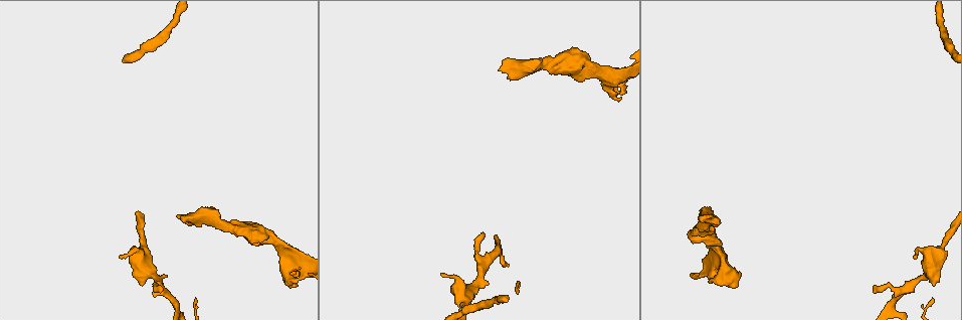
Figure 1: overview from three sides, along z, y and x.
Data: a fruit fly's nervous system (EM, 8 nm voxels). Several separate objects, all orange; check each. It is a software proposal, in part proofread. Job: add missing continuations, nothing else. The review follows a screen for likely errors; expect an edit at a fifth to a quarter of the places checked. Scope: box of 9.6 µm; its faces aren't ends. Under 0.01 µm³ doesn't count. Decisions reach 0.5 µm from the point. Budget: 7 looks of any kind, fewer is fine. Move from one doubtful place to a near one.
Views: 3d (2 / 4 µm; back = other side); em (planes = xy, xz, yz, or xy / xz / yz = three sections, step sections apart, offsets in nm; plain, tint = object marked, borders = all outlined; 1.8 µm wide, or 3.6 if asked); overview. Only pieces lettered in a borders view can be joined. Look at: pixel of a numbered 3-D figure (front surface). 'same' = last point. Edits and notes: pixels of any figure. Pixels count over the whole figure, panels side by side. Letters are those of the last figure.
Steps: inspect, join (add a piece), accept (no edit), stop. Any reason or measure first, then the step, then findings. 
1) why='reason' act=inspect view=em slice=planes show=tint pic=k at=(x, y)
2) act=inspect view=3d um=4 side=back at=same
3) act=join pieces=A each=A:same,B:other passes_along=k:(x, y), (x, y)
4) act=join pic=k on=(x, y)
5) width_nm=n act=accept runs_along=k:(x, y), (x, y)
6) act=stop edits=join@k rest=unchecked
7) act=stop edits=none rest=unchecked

why='an open end' act=inspect view=3d um=2 side=back pic=1 at=(934, 285)

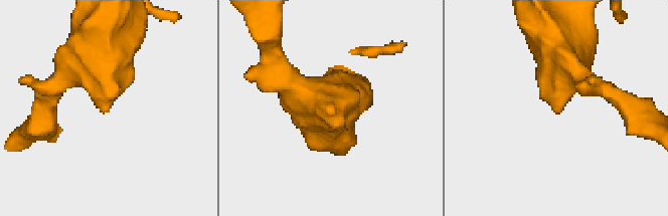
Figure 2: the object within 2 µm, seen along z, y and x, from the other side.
act=inspect view=em slice=planes show=borders pic=2 at=(559, 111)

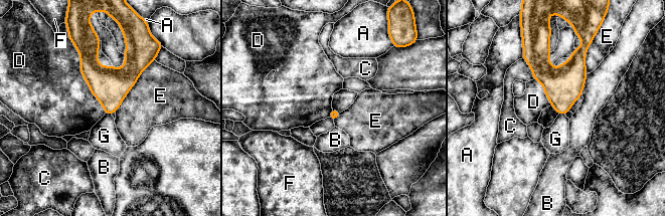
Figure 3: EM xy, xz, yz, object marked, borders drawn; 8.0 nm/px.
act=accept each=A:other,B:other,C:other,D:other,E:other,F:other,G:other border=3:(558, 114), (564, 115) found='none of them fits'

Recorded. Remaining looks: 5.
why='free end' act=inspect view=em slice=yz step=8 show=plain pic=1 at=(161, 289)

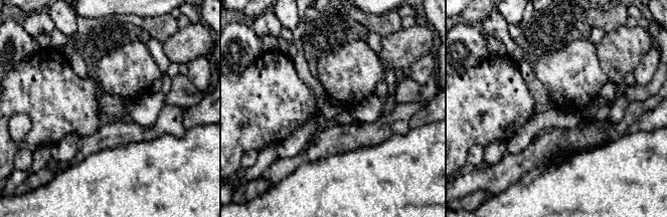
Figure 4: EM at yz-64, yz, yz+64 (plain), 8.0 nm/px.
act=inspect view=em slice=yz step=8 show=tint at=same

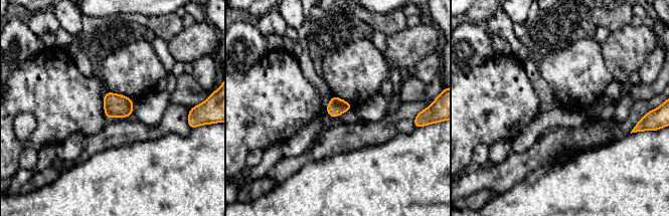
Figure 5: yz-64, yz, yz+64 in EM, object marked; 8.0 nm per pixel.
why='see the neighbours' act=inspect view=em slice=yz step=8 show=borders at=same

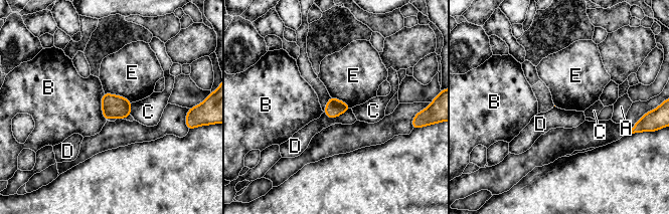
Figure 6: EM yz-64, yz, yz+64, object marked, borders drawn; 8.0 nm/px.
act=accept each=A:other,B:other,C:other,D:other,E:other border=6:(105, 91), (122, 95), (131, 102) found='no lettered piece goes on from it'

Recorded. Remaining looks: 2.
why='free end' act=inspect view=em slice=planes show=borders pic=1 at=(253, 243)

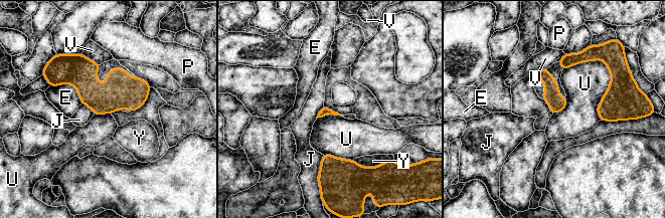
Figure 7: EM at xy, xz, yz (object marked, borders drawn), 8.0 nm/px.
act=accept each=E:other,J:other,P:other,U:other,V:other,Y:other border=7:(607, 65), (600, 120) found='no lettered piece goes on from it'

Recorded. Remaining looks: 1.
act=stop edits=none rest=unchecked

